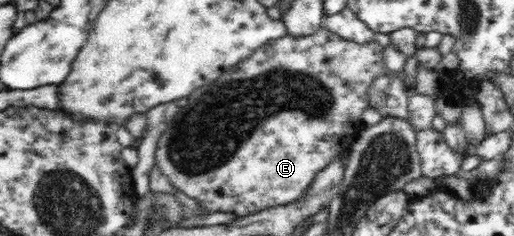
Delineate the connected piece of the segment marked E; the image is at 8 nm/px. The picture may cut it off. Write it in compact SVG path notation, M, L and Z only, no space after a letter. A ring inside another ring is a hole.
M320 27L310 36L291 37L290 35L274 39L258 48L250 57L242 59L235 67L225 72L212 82L197 88L187 96L187 102L172 117L172 120L166 126L164 132L160 132L154 155L156 155L156 164L162 174L170 180L170 184L184 192L186 196L199 200L208 211L233 212L238 217L252 214L258 210L264 210L270 206L278 204L288 204L294 202L302 196L302 192L308 188L312 178L318 170L326 168L326 164L332 162L332 158L350 148L351 143L363 128L363 121L360 119L362 112L369 108L369 90L371 84L379 76L394 75L394 72L385 66L384 50L378 42L366 40L358 42L342 38L332 32L330 29Z

